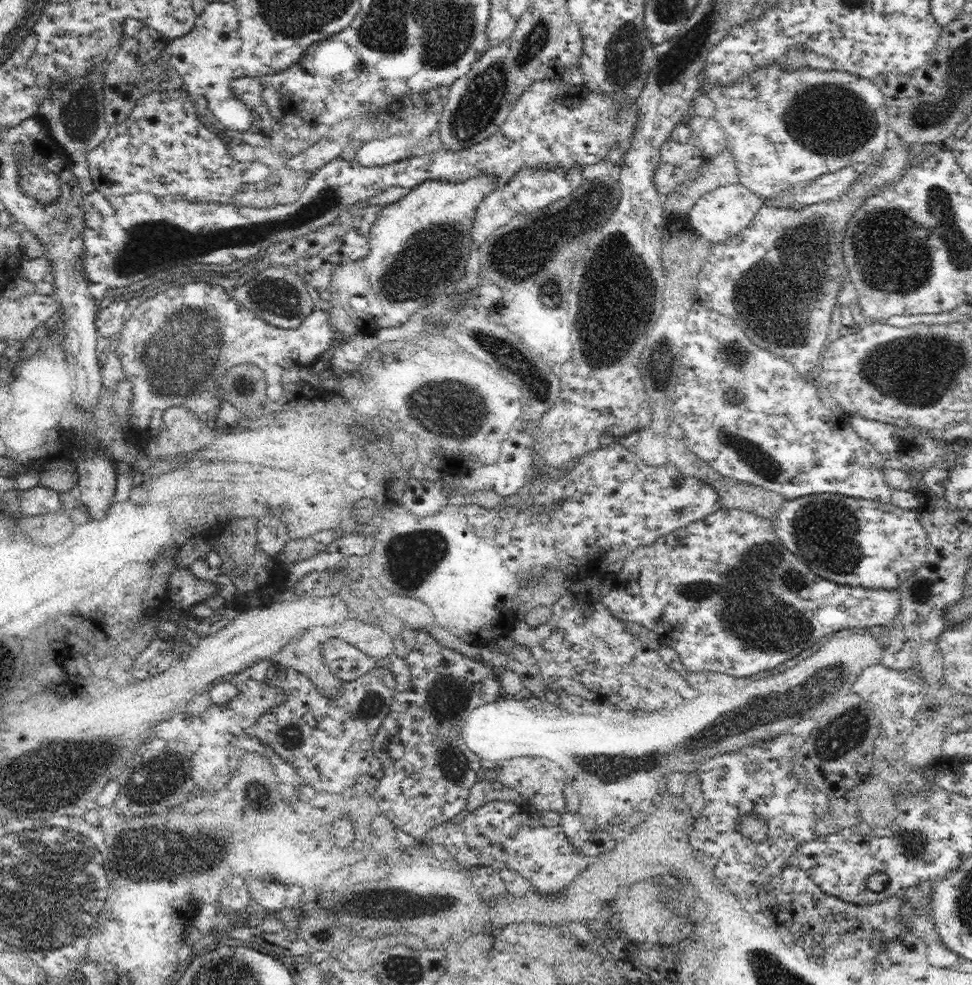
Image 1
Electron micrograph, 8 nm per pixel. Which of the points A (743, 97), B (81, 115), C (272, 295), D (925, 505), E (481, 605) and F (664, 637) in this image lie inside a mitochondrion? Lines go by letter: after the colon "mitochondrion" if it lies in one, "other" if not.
A: other
B: mitochondrion
C: mitochondrion
D: other
E: other
F: other

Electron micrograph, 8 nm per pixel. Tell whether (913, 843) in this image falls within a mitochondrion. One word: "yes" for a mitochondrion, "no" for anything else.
yes

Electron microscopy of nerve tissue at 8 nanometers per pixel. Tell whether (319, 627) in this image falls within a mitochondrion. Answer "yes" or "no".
no

